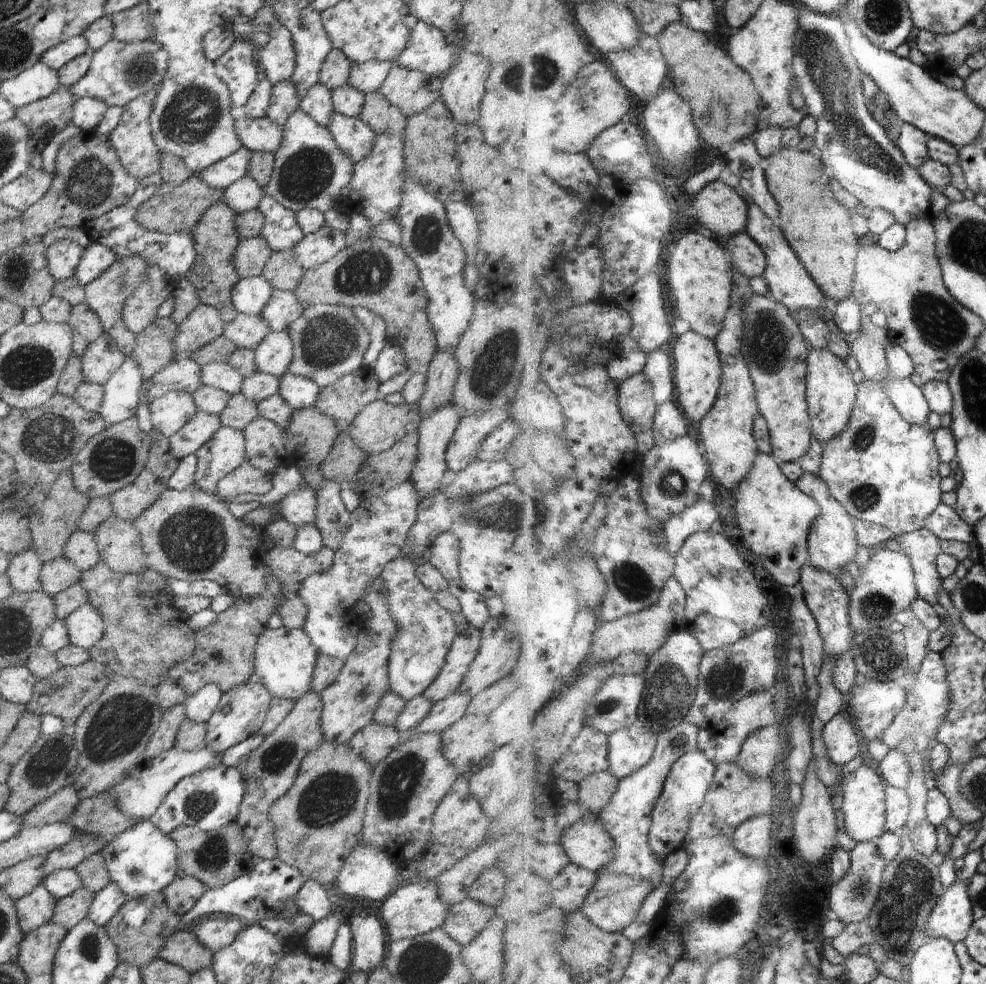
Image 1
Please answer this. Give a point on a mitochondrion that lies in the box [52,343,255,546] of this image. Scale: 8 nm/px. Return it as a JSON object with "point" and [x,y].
{"point":[114,459]}

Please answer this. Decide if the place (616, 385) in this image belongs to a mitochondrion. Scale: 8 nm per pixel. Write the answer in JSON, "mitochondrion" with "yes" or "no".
{"mitochondrion":"no"}

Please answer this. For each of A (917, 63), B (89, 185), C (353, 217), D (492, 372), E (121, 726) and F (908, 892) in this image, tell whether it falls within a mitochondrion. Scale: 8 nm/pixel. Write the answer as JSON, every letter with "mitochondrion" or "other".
{"A":"other","B":"mitochondrion","C":"other","D":"mitochondrion","E":"mitochondrion","F":"mitochondrion"}

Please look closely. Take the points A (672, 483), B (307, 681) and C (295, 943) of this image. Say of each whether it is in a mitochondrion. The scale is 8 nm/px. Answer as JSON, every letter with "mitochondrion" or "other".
{"A":"mitochondrion","B":"other","C":"other"}

